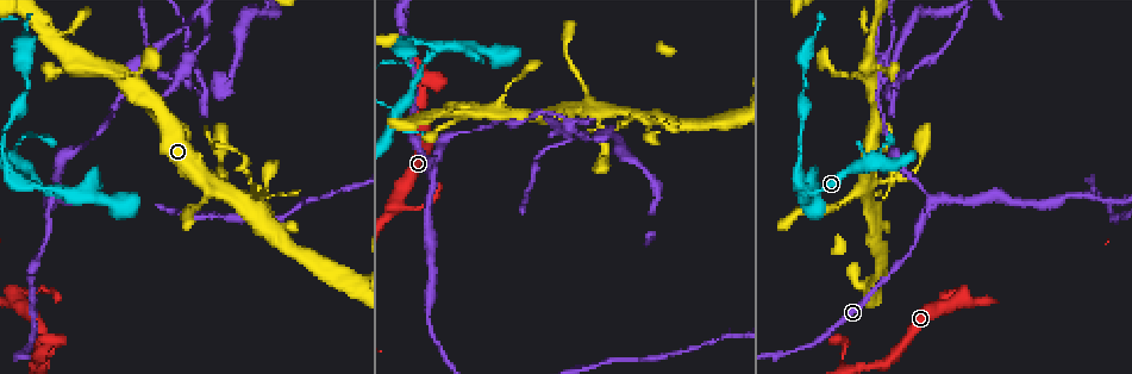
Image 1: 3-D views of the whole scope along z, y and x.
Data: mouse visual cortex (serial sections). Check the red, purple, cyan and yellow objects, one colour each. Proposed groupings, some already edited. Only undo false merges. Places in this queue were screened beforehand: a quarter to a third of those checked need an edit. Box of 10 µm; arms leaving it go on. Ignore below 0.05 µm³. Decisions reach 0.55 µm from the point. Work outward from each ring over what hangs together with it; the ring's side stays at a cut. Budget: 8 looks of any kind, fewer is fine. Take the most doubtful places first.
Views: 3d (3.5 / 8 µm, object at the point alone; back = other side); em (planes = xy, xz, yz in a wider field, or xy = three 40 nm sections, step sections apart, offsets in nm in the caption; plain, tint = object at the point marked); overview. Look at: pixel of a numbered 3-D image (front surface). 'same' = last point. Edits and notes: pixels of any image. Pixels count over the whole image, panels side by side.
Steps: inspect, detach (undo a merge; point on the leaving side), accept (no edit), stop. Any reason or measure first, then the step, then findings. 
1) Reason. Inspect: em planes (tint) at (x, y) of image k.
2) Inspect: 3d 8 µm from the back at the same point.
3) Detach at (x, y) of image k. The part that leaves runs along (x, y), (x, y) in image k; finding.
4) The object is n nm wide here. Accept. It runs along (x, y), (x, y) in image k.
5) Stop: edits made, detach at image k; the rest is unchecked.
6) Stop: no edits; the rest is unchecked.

A narrow waist. Inspect: 3d 3.5 µm at (46, 355) of image 1.

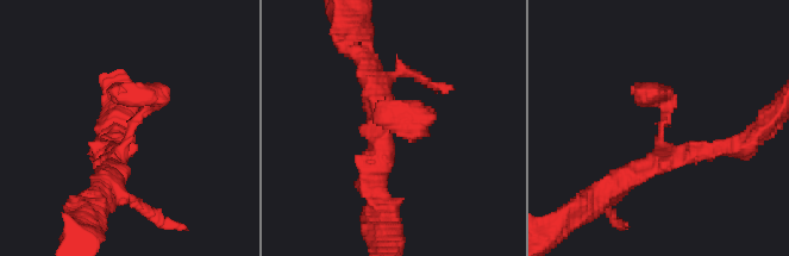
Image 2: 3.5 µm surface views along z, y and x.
Accept. Continuous, no second cell.

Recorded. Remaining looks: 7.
Four-way junction. Inspect: 3d 3.5 µm from the back at (864, 187) of image 1.

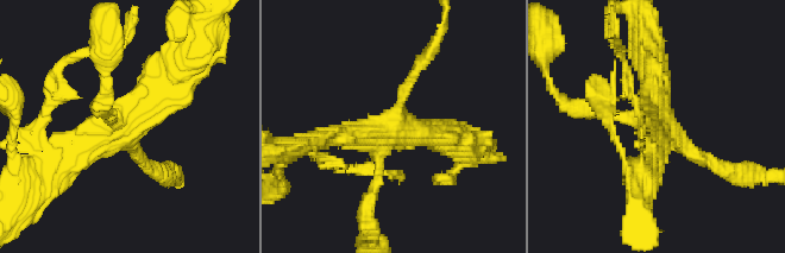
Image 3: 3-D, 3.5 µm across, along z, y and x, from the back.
4 arms meet here; the arms are 150, 150, 300, 400 nm wide; shape alone is not enough. Inspect: em planes (plain) at (134, 126) of image 3.

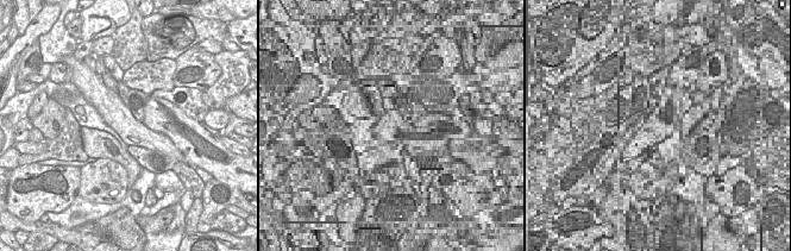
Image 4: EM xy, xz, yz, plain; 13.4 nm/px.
With the object marked. Inspect: em planes (tint) at the same point.

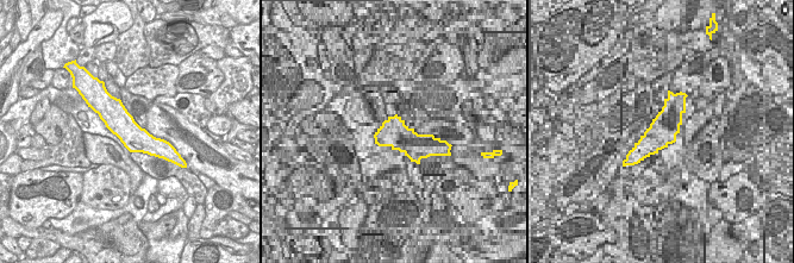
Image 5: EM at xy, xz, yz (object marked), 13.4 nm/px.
Accept. It runs along (184, 64), (130, 130), (64, 166) in image 3; all the same cell.

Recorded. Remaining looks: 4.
Arms part here. Inspect: em xy step 1 (tint) at (929, 198) of image 1.

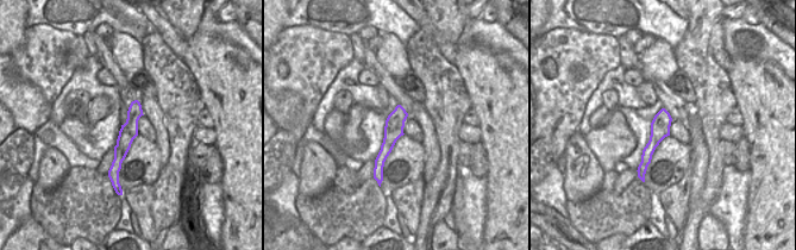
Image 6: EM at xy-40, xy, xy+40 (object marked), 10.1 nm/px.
Inspect: 3d 3.5 µm at the same point.

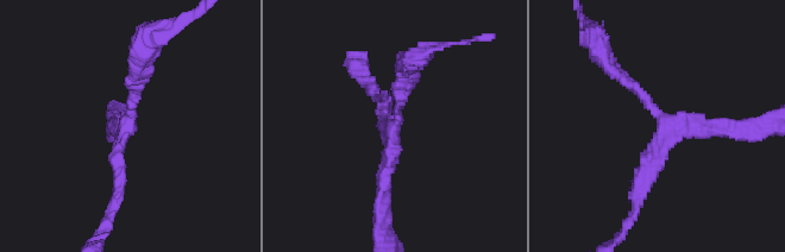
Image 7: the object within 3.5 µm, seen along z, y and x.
The arms are 150, 200, 200 nm wide. Accept. It runs along (136, 104), (114, 173) in image 6; one cell here.

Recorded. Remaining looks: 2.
Stop: no edits; the rest is unchecked.

